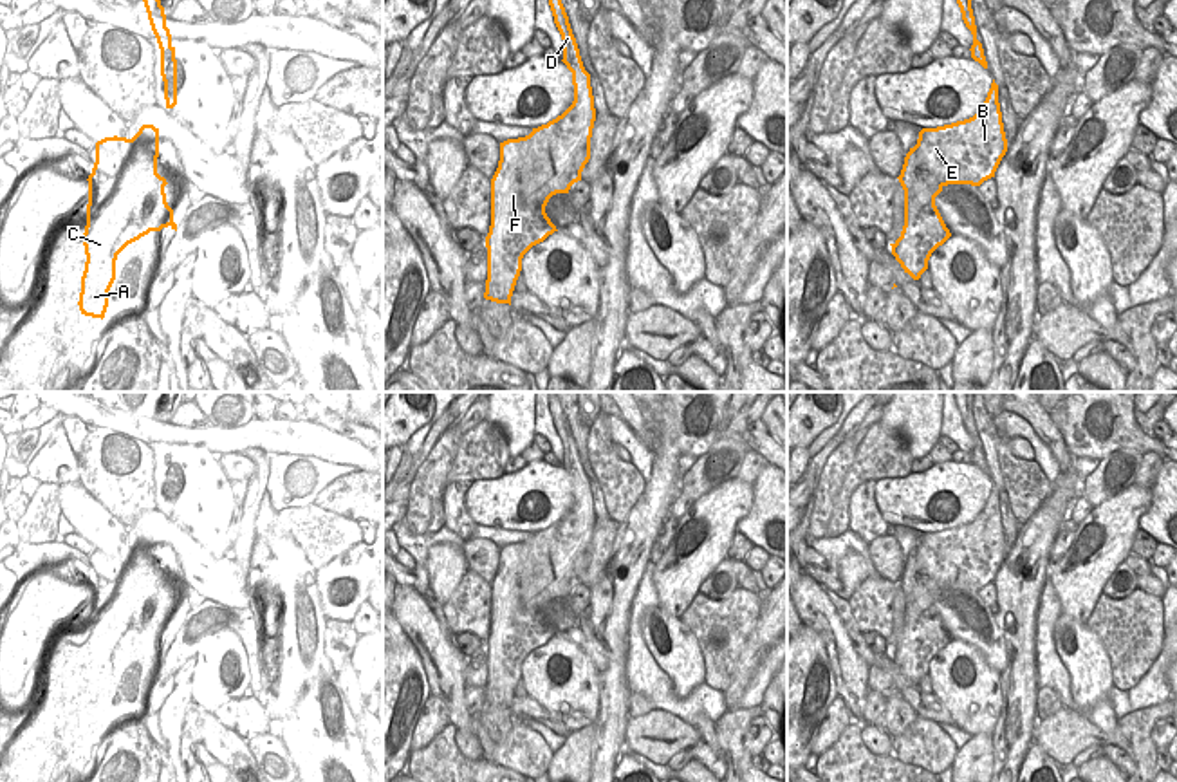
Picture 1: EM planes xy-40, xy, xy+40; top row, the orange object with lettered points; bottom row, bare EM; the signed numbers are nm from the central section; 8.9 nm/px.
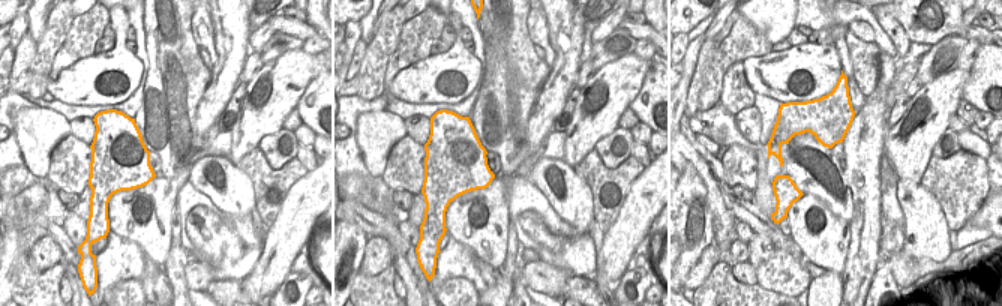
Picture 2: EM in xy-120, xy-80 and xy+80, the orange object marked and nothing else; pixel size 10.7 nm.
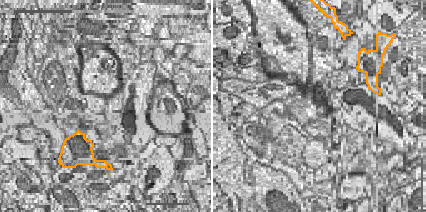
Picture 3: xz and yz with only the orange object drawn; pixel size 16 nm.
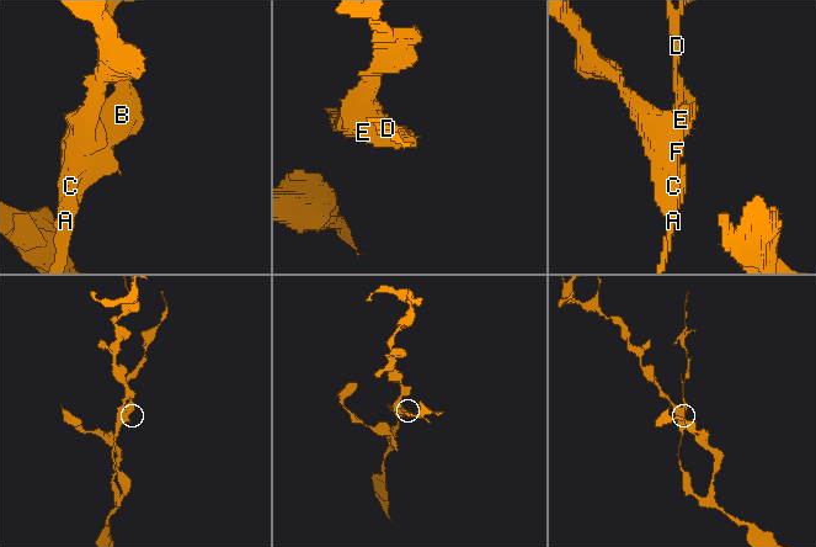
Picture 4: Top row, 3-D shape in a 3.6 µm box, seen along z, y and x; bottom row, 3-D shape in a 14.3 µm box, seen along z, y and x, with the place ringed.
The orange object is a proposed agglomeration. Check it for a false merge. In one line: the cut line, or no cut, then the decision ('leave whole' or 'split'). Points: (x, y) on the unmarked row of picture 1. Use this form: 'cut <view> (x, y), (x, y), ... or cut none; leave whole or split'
cut xy (522, 542), (529, 553), (522, 584), (555, 577), (573, 587); split

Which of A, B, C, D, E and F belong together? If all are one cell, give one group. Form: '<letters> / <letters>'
A C F / B D E

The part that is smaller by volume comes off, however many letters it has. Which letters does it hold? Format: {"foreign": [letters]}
{"foreign": ["B", "D", "E"]}

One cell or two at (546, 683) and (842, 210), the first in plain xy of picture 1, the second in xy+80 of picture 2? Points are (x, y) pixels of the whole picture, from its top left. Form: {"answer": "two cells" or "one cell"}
{"answer": "two cells"}

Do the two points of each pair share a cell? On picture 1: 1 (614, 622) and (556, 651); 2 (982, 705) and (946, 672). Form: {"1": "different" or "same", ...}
{"1": "different", "2": "same"}

